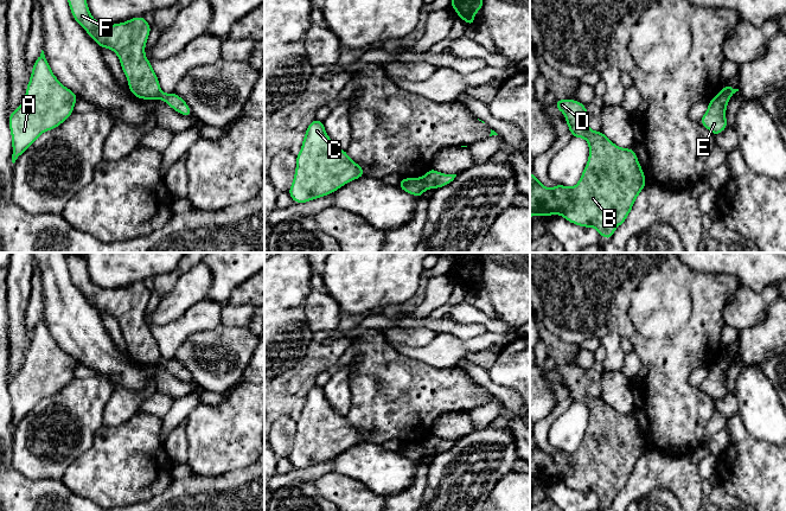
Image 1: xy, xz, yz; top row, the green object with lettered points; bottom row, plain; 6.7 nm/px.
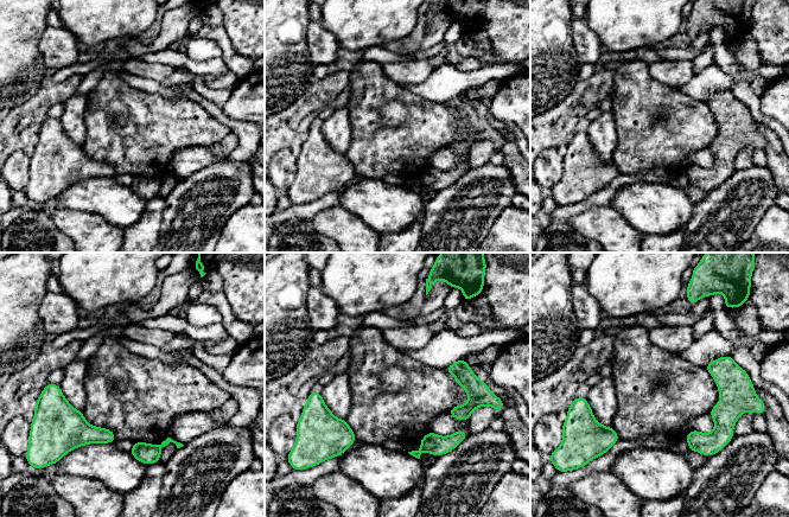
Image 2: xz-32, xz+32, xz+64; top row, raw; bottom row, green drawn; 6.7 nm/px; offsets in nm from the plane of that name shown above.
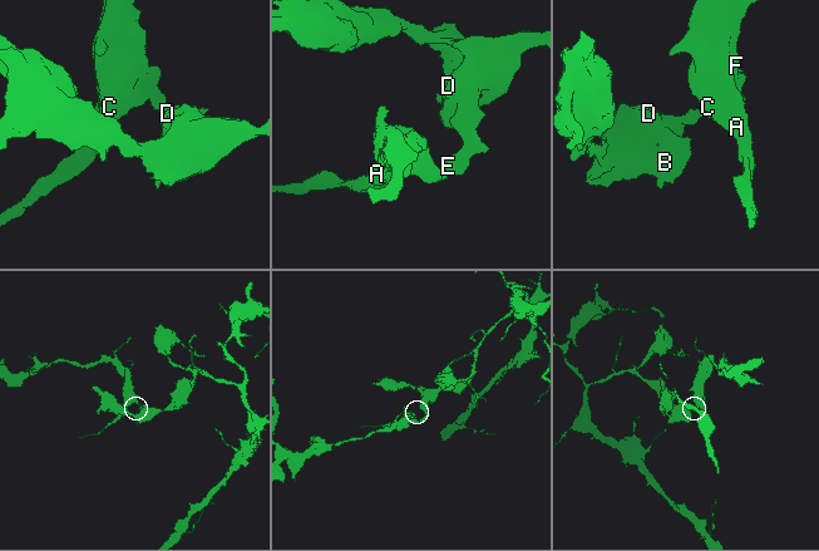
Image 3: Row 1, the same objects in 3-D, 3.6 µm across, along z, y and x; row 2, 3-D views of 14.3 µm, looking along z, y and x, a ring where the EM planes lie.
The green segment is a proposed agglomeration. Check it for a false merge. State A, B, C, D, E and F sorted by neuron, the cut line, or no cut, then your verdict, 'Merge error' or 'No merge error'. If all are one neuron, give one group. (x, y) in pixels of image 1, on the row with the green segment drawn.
Groups: A C F / B D E. Split along xz (420, 178), (427, 187). Merge error

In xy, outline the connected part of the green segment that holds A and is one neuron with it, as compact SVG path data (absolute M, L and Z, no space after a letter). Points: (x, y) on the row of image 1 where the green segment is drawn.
M41 50L40 56L34 62L25 98L20 107L9 114L8 124L13 147L12 162L14 164L44 132L57 128L74 114L74 106L77 100L78 96L56 78Z

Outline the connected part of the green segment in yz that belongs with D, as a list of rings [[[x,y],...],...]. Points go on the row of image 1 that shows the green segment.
[[[557,100],[555,108],[565,115],[565,122],[573,138],[583,138],[587,140],[589,145],[589,158],[579,183],[574,187],[556,184],[554,189],[548,189],[538,181],[533,173],[530,173],[530,217],[532,215],[538,215],[539,217],[561,215],[569,223],[583,228],[593,226],[599,231],[601,237],[611,239],[614,230],[626,221],[635,198],[646,185],[637,154],[632,148],[618,147],[603,133],[590,130],[588,128],[588,110],[581,102],[576,100]]]

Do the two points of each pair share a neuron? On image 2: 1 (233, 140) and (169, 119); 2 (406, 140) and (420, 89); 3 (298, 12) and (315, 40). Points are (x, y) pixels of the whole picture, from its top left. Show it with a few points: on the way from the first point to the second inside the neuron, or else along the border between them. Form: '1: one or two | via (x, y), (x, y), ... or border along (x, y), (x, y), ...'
1: two | border along (230, 132), (220, 141), (208, 146)
2: two | border along (401, 85), (428, 100), (444, 104)
3: two | border along (311, 20), (306, 29), (307, 55)

